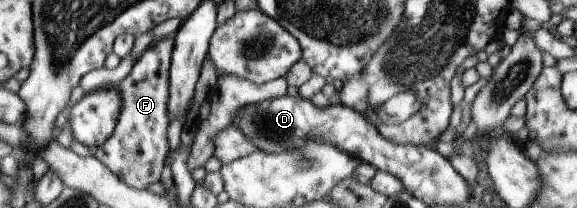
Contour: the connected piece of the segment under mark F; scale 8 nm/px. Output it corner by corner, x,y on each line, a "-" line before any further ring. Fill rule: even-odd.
173,36
157,39
135,61
129,75
114,87
122,103
117,125
111,137
92,152
115,177
133,189
147,189
149,184
158,182
170,152
167,131
170,125
168,103
173,48

